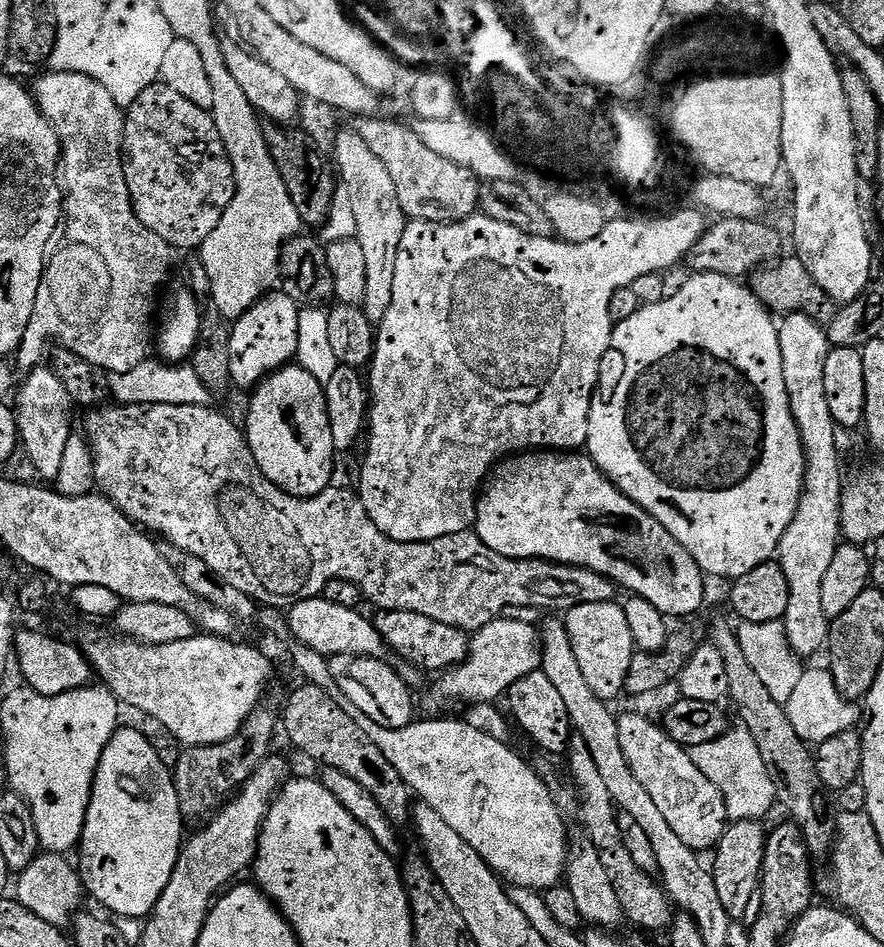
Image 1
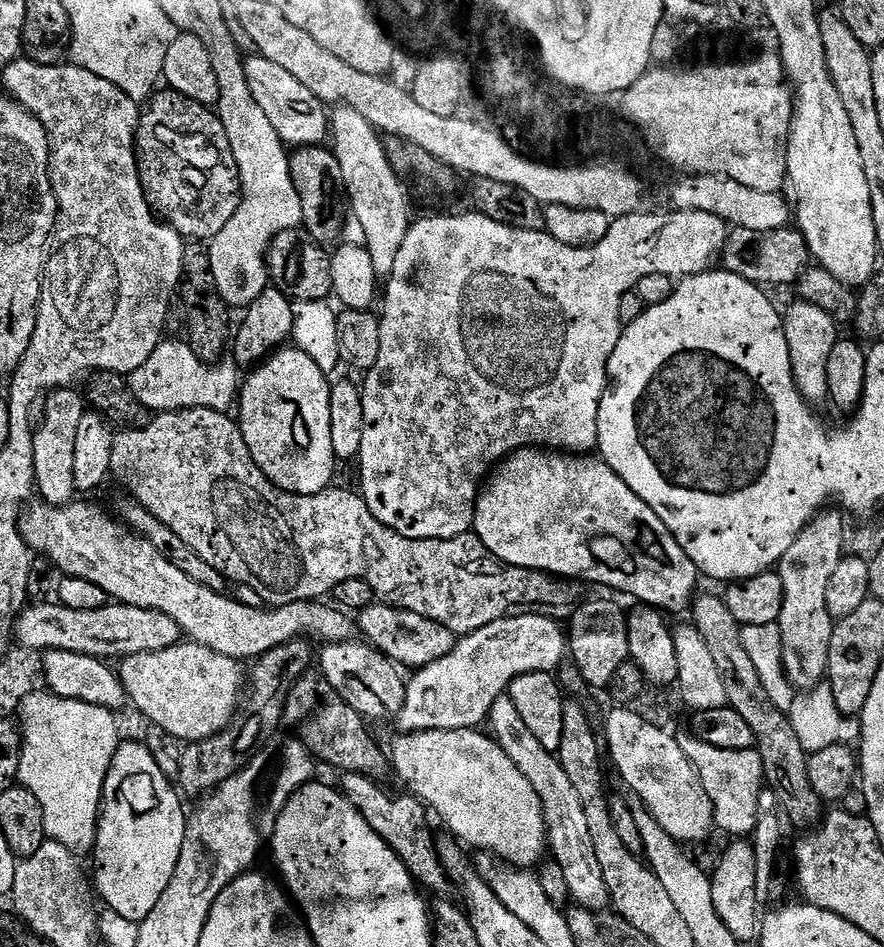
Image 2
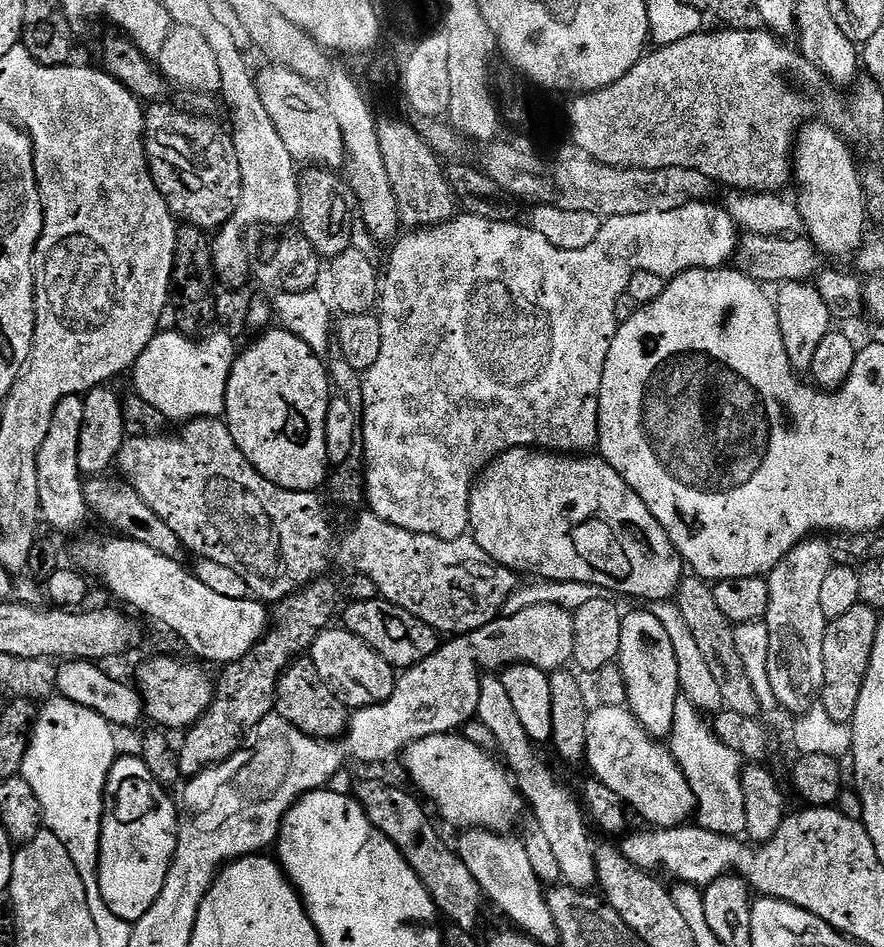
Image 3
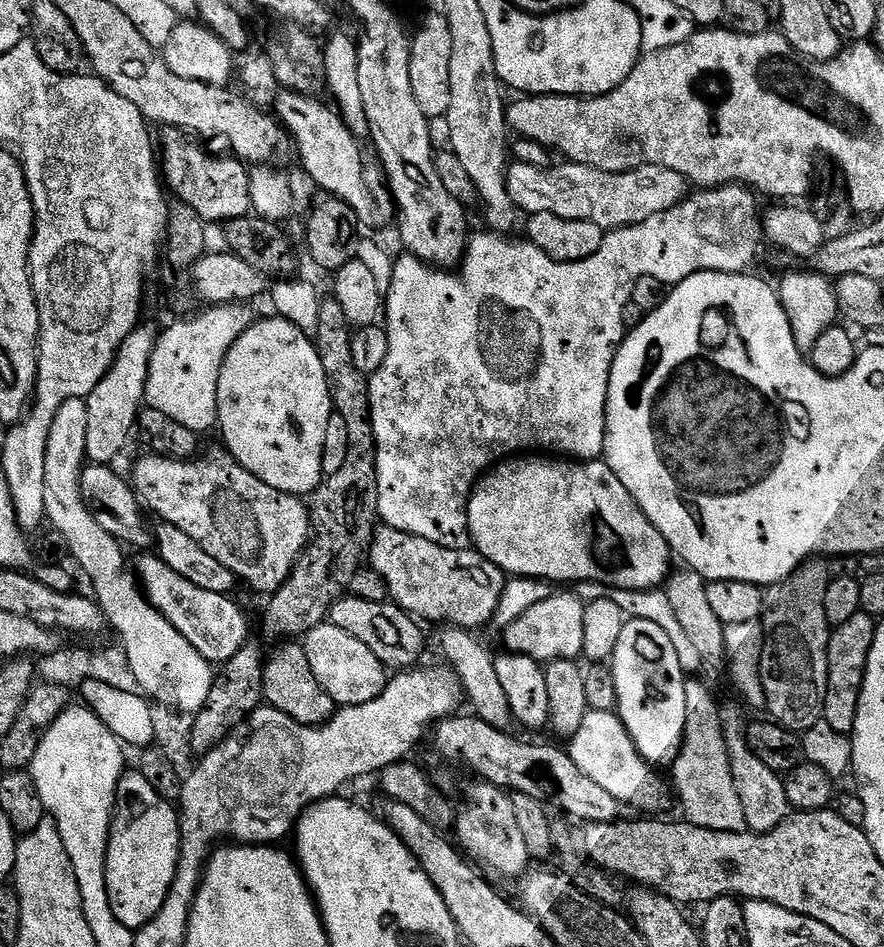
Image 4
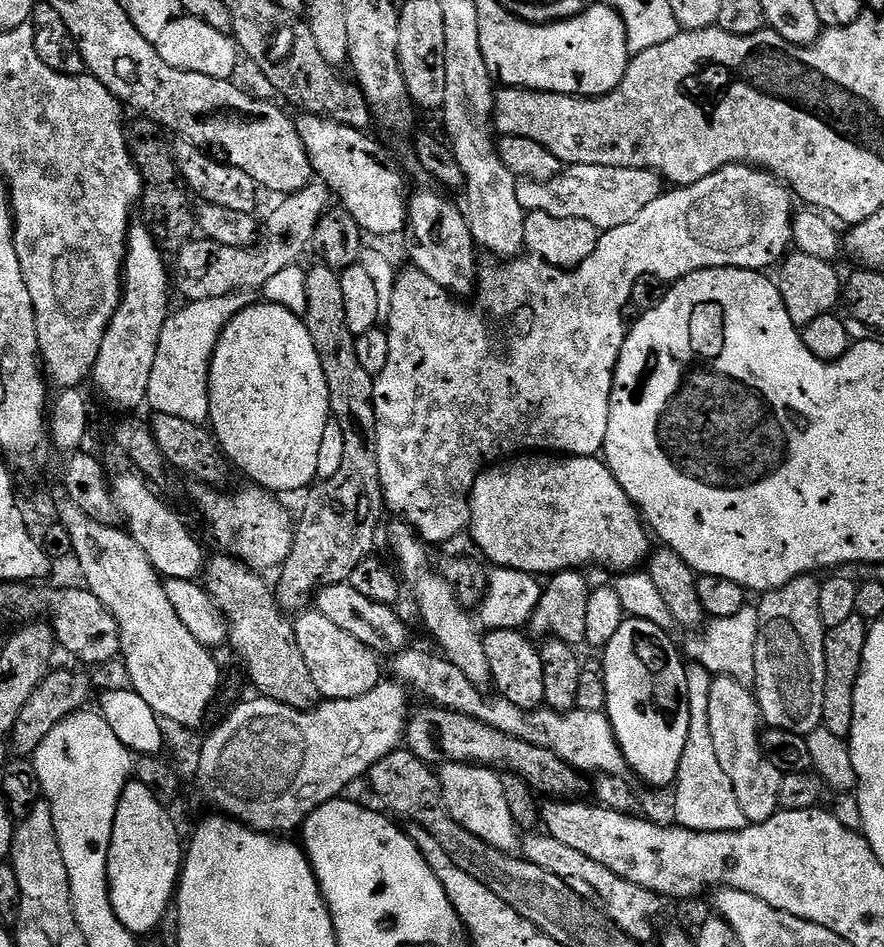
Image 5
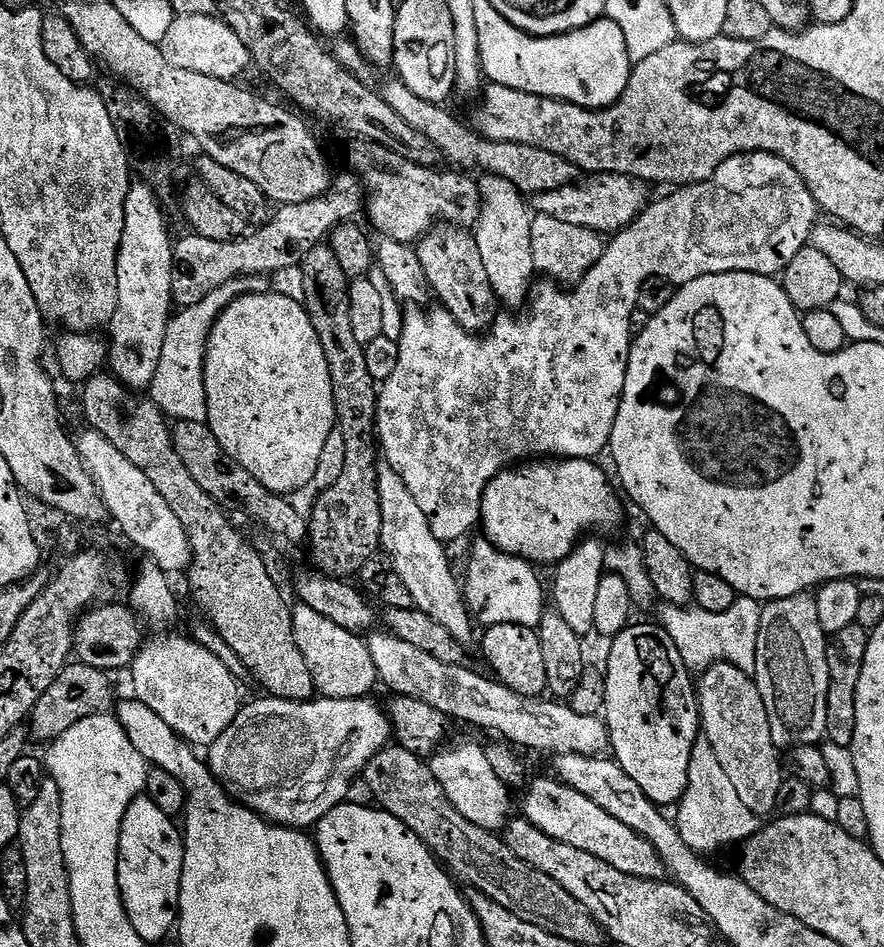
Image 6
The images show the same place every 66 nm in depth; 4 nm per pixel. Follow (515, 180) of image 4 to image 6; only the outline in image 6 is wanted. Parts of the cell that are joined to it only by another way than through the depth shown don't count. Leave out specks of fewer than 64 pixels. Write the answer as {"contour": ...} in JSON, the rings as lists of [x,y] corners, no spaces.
{"contour":[[[601,172],[589,175],[585,180],[588,180],[585,184],[577,182],[531,197],[531,207],[539,215],[553,216],[561,222],[570,222],[573,226],[586,226],[601,234],[615,234],[621,228],[629,228],[644,213],[650,203],[649,185],[632,176]]]}

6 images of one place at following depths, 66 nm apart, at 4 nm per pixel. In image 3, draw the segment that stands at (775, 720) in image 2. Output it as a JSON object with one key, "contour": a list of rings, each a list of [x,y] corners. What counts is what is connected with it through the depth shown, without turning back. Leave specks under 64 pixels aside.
{"contour":[[[688,574],[681,580],[674,601],[681,610],[684,621],[690,626],[695,641],[698,642],[698,650],[701,651],[706,666],[718,682],[719,692],[724,699],[724,708],[743,716],[759,717],[762,709],[754,694],[754,686],[750,686],[750,678],[746,678],[746,668],[734,642],[736,628],[728,621],[726,614],[718,610],[718,602],[714,602],[712,590],[713,585],[709,581],[701,580],[695,574]]]}

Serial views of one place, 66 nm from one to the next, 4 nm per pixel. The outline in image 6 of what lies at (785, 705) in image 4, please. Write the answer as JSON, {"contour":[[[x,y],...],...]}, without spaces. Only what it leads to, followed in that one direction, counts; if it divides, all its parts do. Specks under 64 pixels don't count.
{"contour":[[[815,595],[791,596],[767,601],[760,610],[756,670],[754,679],[765,703],[769,718],[770,734],[777,749],[794,750],[799,744],[819,745],[825,739],[826,702],[830,694],[830,666],[826,666],[828,636],[818,626],[818,608]]]}

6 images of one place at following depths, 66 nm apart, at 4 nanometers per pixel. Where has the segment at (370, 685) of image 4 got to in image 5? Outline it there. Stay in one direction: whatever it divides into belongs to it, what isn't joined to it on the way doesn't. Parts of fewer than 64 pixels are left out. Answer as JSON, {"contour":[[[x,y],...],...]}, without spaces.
{"contour":[[[305,610],[295,617],[298,647],[302,649],[302,658],[306,658],[306,667],[314,678],[324,700],[353,700],[370,694],[381,683],[380,664],[377,653],[366,647],[358,638],[346,634],[339,626],[334,626],[330,618],[322,618],[315,610]]]}

